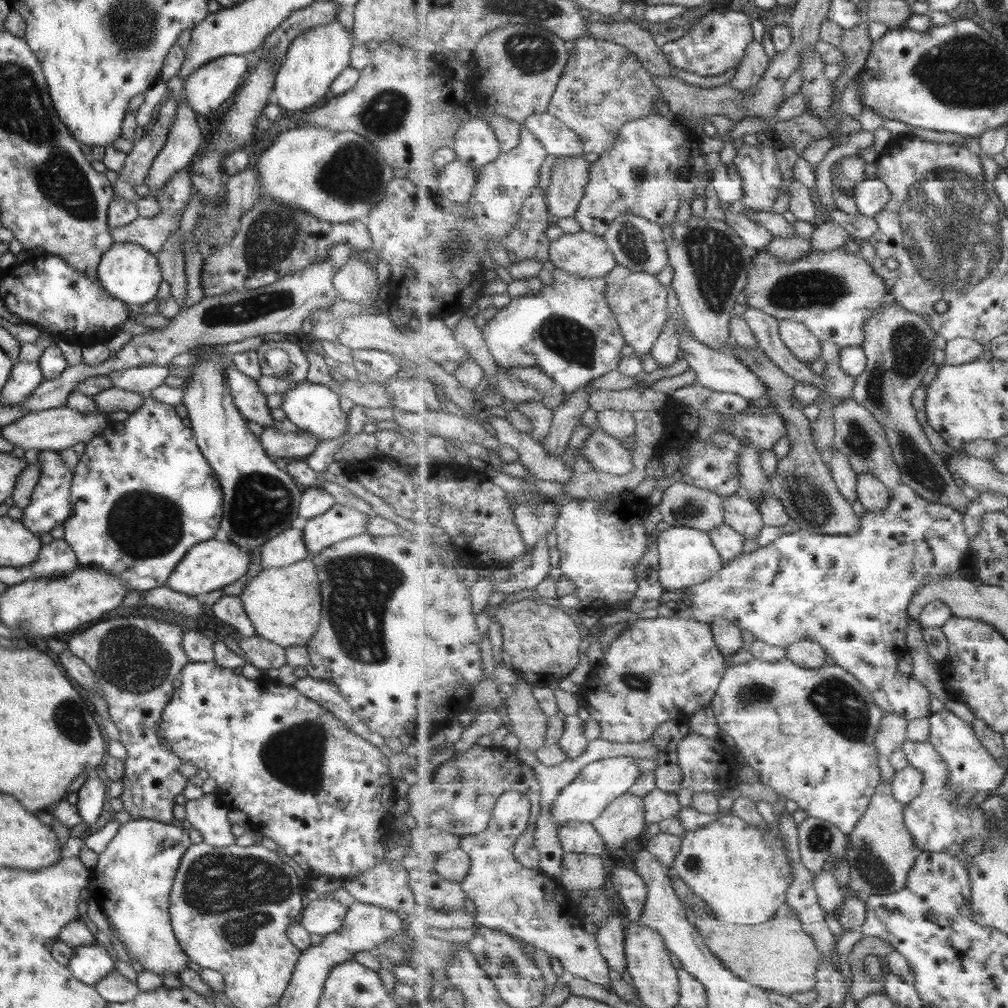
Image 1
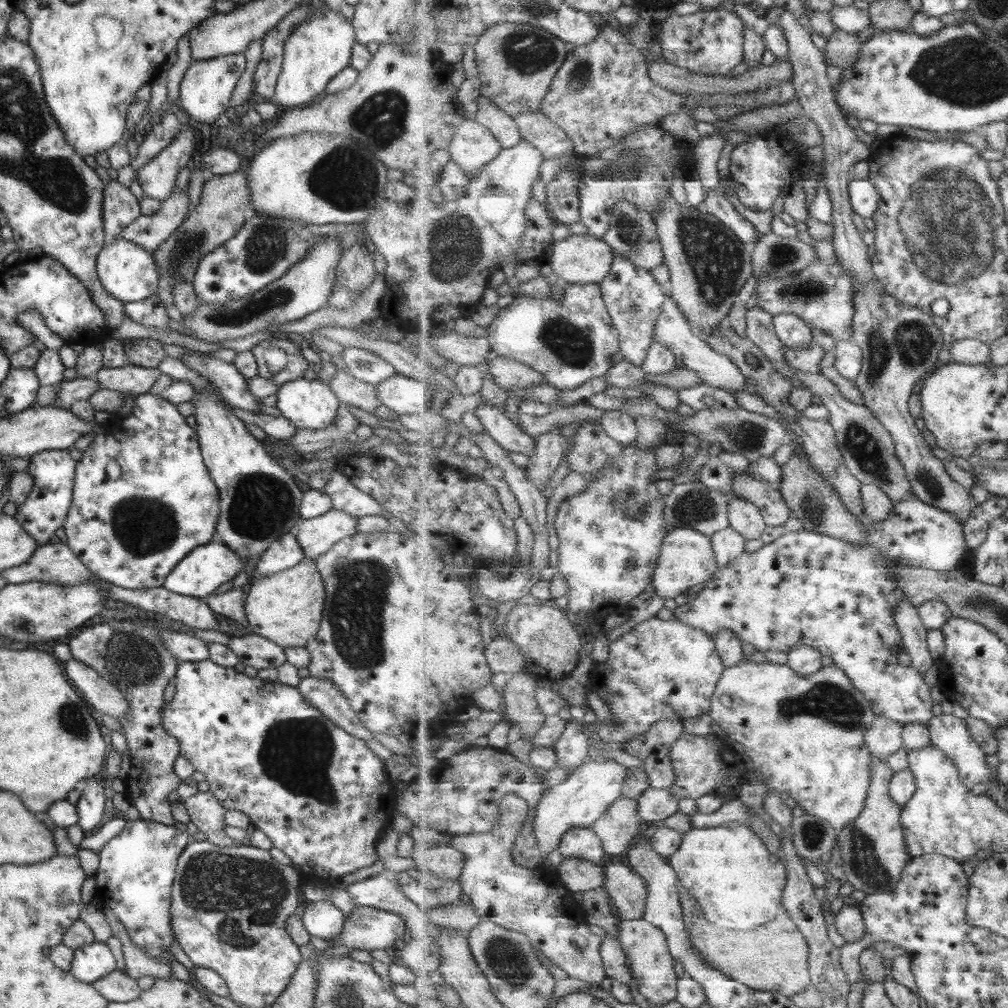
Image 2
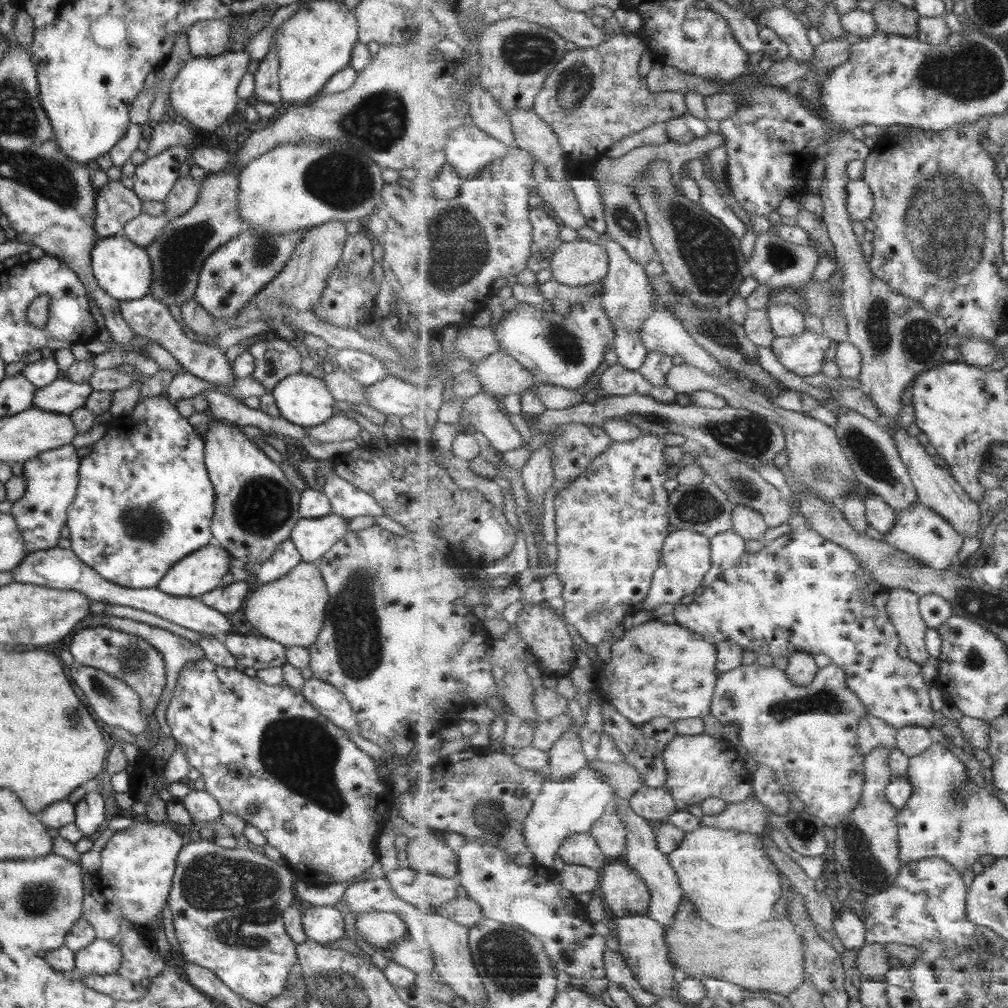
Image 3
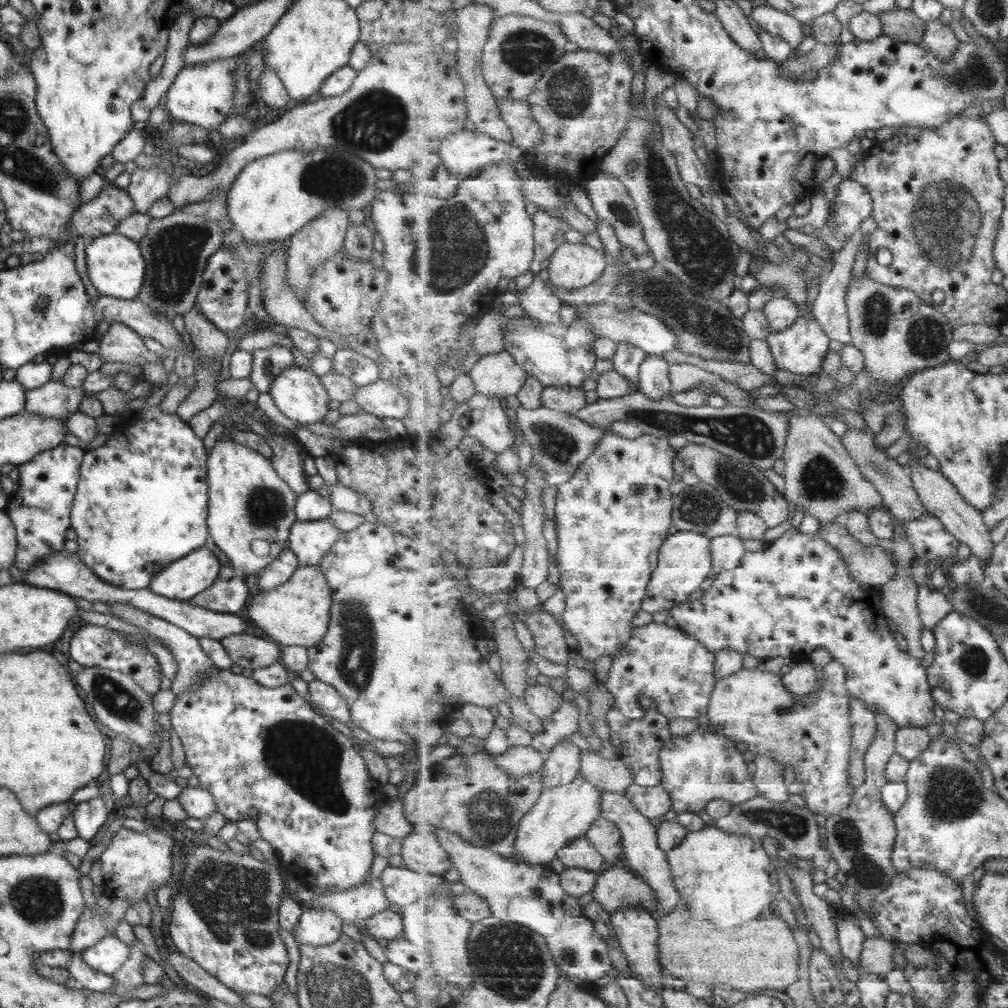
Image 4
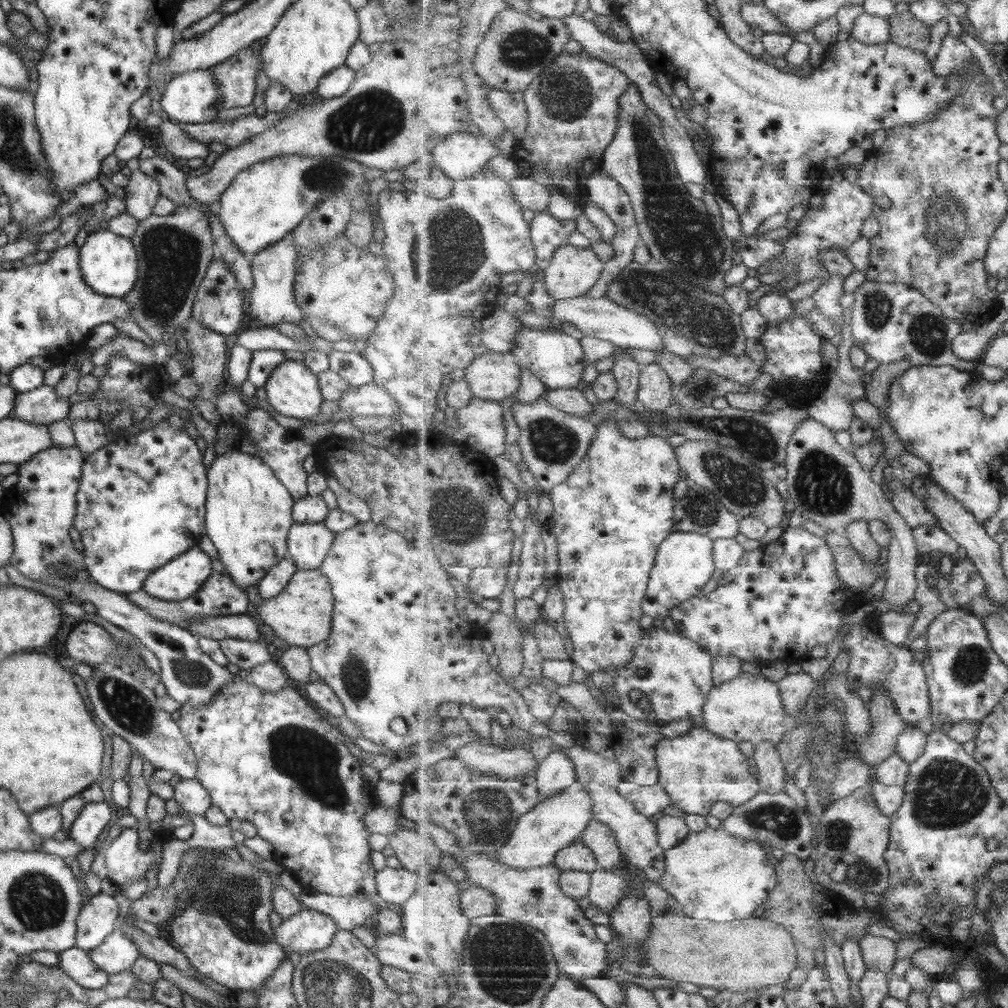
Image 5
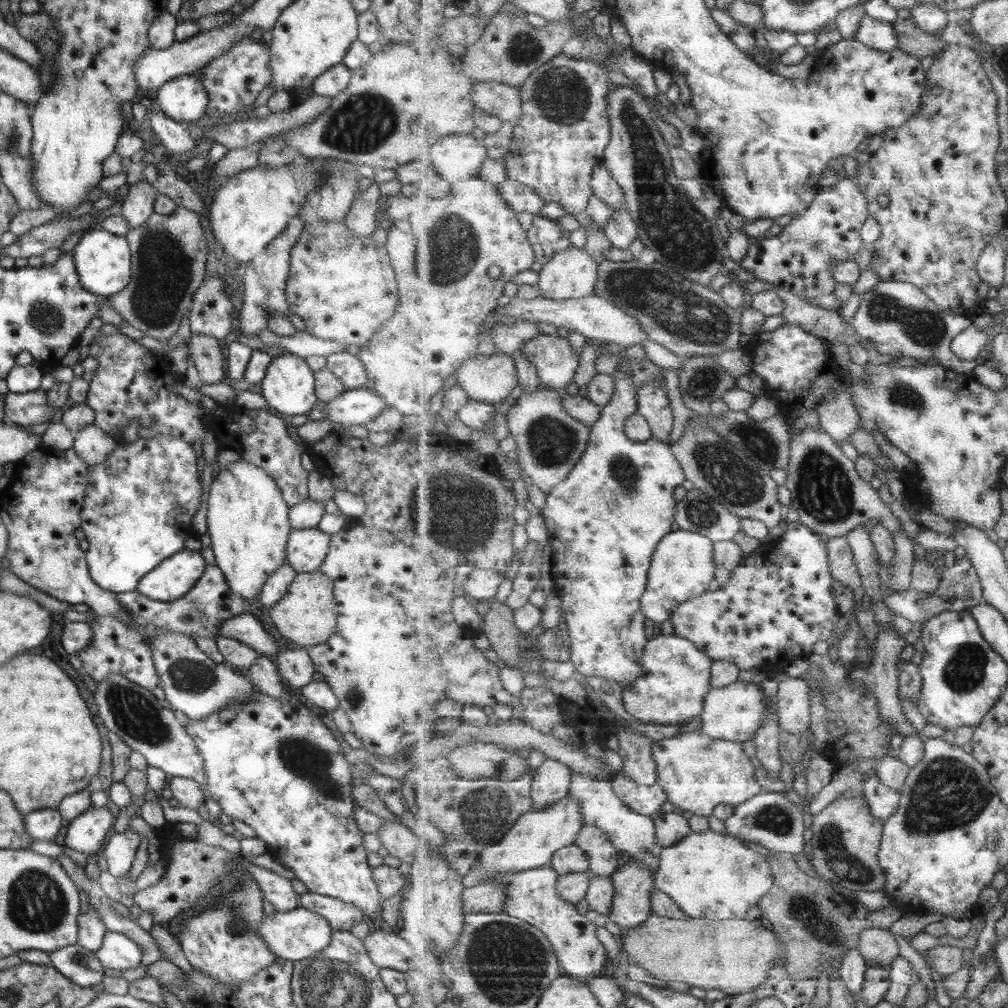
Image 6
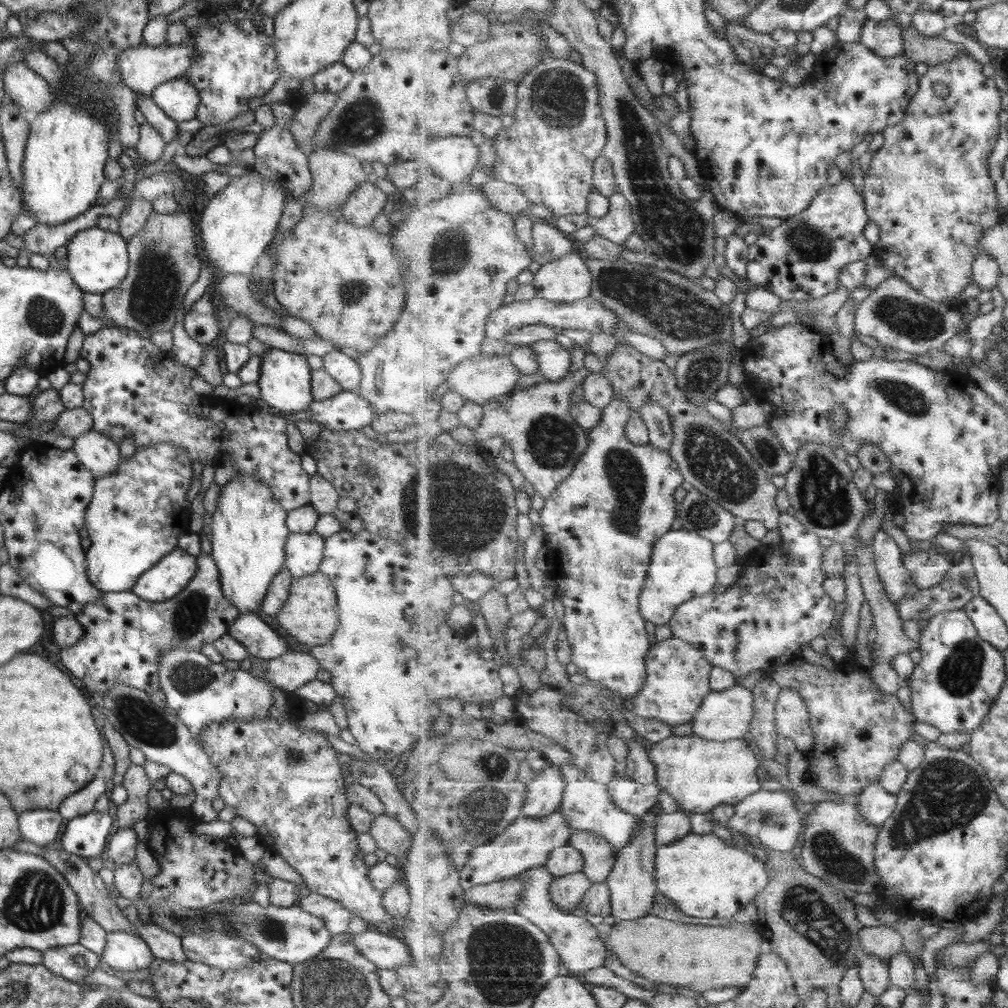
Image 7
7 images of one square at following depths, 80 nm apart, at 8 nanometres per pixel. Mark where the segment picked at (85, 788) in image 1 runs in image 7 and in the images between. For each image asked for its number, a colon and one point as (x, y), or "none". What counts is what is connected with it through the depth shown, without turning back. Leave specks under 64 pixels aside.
2: (89, 808)
3: (88, 812)
4: (88, 816)
5: (86, 828)
6: (85, 833)
7: (85, 836)

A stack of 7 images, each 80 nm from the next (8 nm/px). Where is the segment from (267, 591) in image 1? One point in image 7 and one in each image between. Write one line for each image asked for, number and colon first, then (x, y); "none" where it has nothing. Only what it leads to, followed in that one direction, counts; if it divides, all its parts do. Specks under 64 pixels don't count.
2: (285, 608)
3: (290, 611)
4: (296, 613)
5: (301, 615)
6: (305, 615)
7: (310, 615)

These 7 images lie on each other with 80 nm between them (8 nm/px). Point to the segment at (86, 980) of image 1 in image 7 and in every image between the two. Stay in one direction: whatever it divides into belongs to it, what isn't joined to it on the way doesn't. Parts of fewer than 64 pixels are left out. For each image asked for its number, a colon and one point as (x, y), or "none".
2: (89, 963)
3: (99, 957)
4: (106, 956)
5: (116, 953)
6: (118, 952)
7: (123, 951)

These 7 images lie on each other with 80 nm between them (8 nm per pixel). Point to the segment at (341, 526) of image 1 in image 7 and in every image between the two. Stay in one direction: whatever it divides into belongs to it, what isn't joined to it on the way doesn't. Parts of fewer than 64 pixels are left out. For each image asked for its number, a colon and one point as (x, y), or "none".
2: (314, 536)
3: (312, 537)
4: (309, 541)
5: (306, 544)
6: (305, 549)
7: (302, 554)

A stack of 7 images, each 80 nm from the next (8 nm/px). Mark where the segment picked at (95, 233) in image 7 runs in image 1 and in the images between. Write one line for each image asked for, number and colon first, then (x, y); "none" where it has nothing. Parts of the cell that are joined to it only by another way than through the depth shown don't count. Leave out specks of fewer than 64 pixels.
1: (131, 274)
2: (128, 273)
3: (122, 270)
4: (114, 266)
5: (108, 264)
6: (102, 261)

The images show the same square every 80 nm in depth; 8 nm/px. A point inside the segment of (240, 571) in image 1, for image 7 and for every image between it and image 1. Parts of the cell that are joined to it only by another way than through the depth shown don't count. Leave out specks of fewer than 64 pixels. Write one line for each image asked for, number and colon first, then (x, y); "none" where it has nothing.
2: (199, 573)
3: (201, 571)
4: (182, 579)
5: (180, 577)
6: (173, 577)
7: (170, 575)

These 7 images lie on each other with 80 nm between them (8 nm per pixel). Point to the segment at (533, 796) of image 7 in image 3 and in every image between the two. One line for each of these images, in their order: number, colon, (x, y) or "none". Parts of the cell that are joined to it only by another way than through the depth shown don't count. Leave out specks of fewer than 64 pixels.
3: (567, 758)
4: (563, 766)
5: (557, 772)
6: (551, 783)

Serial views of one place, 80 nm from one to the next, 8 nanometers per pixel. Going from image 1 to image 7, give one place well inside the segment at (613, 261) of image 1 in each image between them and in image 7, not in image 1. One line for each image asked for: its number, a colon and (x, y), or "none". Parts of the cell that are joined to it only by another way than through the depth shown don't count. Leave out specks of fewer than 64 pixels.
2: (586, 259)
3: (576, 263)
4: (573, 266)
5: (574, 271)
6: (571, 274)
7: (569, 279)

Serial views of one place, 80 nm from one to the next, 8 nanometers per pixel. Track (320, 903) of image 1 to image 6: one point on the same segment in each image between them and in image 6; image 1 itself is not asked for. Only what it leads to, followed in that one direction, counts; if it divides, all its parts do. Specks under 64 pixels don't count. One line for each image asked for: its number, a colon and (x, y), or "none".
2: (321, 919)
3: (322, 924)
4: (316, 927)
5: (308, 930)
6: (293, 935)

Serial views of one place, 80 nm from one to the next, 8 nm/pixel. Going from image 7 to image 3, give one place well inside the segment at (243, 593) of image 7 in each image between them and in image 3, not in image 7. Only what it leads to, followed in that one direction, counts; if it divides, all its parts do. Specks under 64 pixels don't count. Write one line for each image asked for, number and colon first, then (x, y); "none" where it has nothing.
3: (255, 507)
4: (246, 500)
5: (248, 511)
6: (247, 521)

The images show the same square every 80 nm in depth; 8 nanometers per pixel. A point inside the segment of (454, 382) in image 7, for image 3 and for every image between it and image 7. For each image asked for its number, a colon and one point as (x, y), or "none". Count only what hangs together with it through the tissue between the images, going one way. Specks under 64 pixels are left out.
3: (500, 374)
4: (496, 375)
5: (494, 376)
6: (491, 378)

